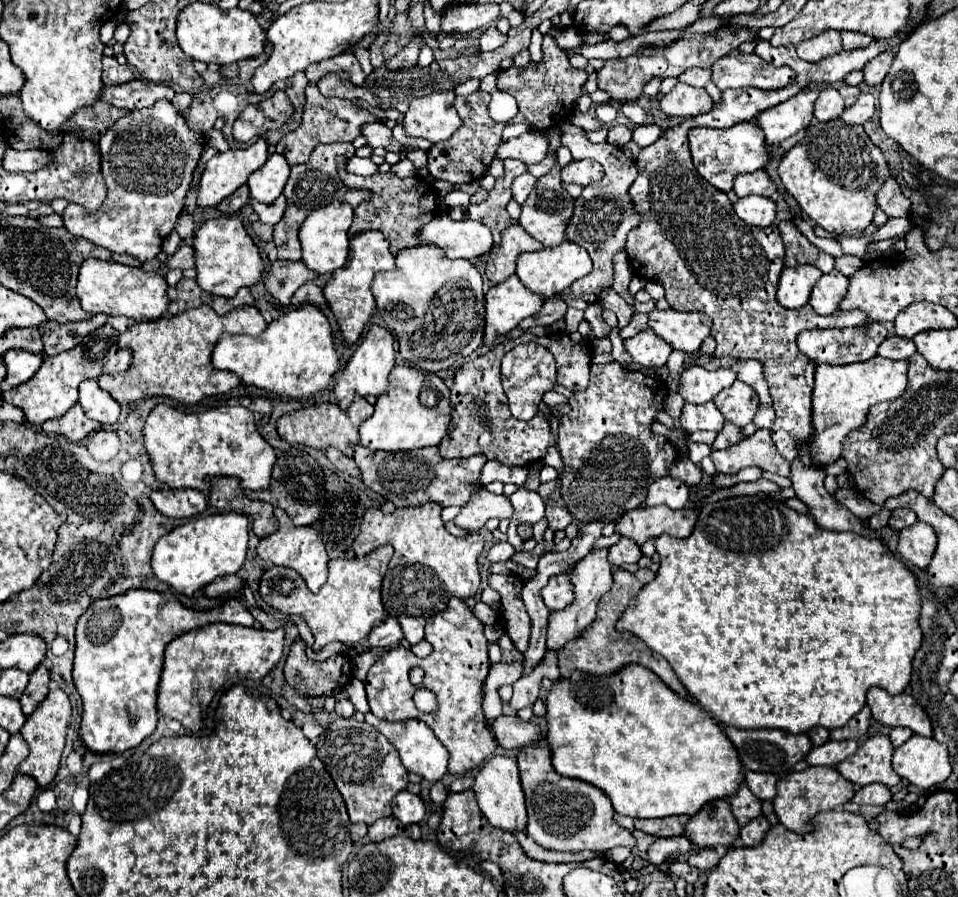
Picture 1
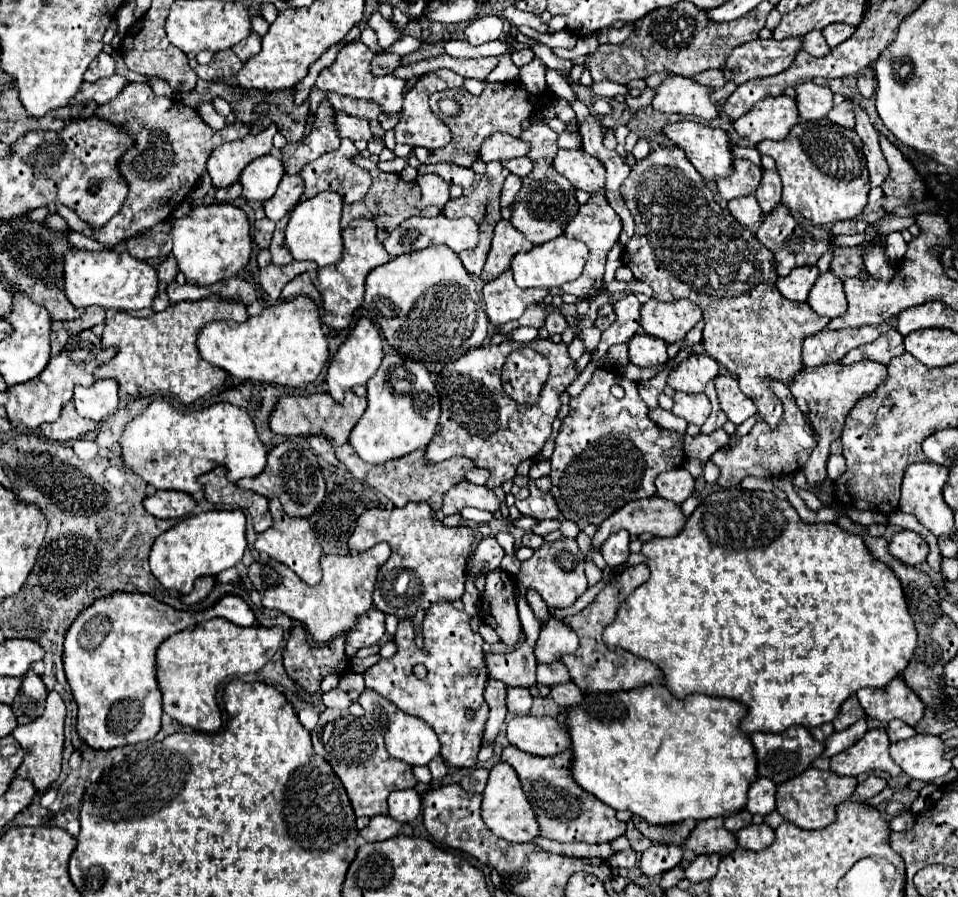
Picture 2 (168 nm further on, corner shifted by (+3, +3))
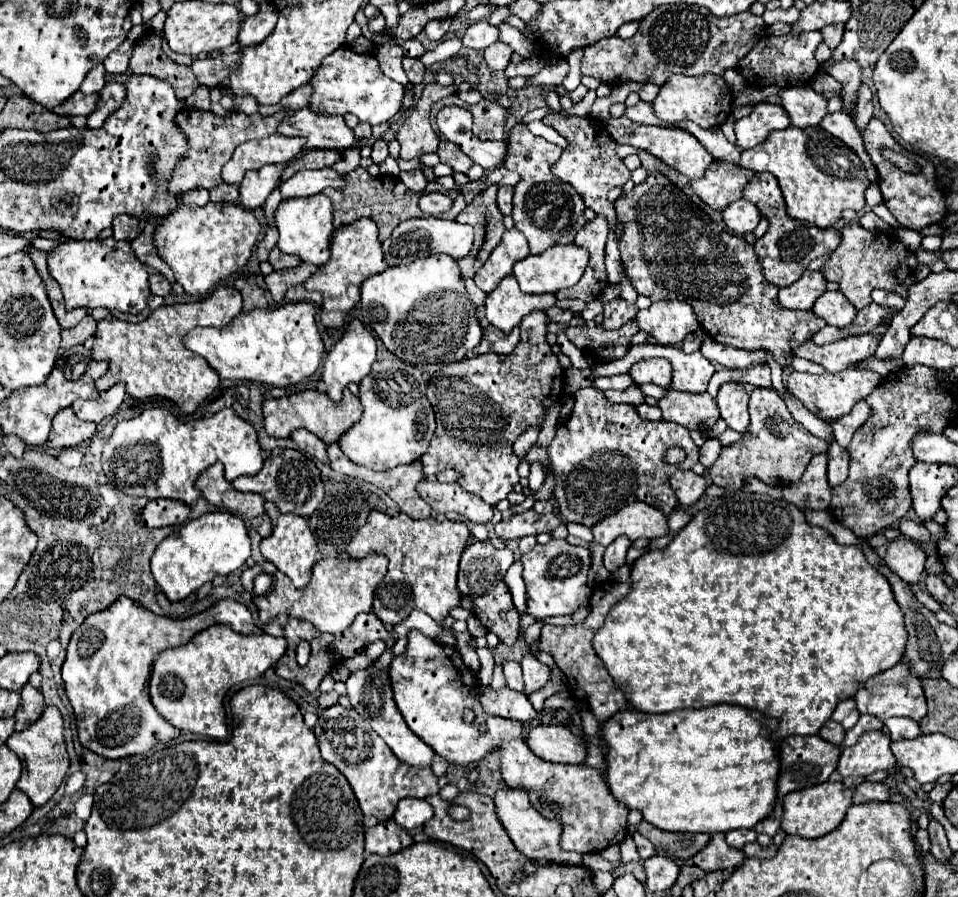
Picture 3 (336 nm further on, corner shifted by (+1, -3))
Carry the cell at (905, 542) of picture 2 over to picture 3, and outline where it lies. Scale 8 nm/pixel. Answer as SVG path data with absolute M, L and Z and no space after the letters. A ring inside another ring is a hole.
M893 540L885 554L885 564L905 582L917 584L919 576L925 570L925 550L913 540Z

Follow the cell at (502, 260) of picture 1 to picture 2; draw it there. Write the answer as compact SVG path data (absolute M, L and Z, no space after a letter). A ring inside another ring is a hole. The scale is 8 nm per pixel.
M499 220L495 226L491 252L489 252L485 268L481 272L483 282L495 280L501 272L505 272L509 268L515 254L529 252L531 248L533 248L533 244L509 220Z

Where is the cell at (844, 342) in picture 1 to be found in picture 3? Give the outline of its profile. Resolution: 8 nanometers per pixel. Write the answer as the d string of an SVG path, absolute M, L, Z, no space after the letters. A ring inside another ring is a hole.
M857 334L857 336L849 336L825 346L805 342L793 348L793 352L799 358L821 364L827 372L841 372L853 362L871 358L877 350L877 344L879 340L873 334Z

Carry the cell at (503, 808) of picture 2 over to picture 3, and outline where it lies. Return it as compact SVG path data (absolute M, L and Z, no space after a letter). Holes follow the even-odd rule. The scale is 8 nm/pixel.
M501 788L501 790L497 790L495 812L497 812L497 818L501 820L505 832L509 834L511 842L515 844L515 848L519 852L523 852L527 858L533 858L533 860L543 858L549 862L563 862L563 864L571 864L571 866L581 864L581 854L561 850L561 846L559 846L561 826L557 824L557 820L545 820L543 816L539 816L539 812L529 804L527 792L523 788Z

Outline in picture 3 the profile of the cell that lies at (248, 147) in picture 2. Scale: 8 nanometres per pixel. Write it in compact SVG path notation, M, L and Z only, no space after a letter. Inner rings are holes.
M273 134L261 140L251 140L235 148L231 160L223 166L221 178L225 184L239 184L247 170L259 170L265 164L283 164L293 160L305 146L305 140Z

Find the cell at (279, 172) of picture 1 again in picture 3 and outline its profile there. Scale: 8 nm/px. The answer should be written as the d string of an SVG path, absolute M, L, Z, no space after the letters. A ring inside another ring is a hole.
M273 164L263 166L261 170L255 170L255 172L247 172L243 182L239 184L241 204L251 210L263 206L267 196L279 186L279 182L281 182L279 176L281 176L281 172Z

